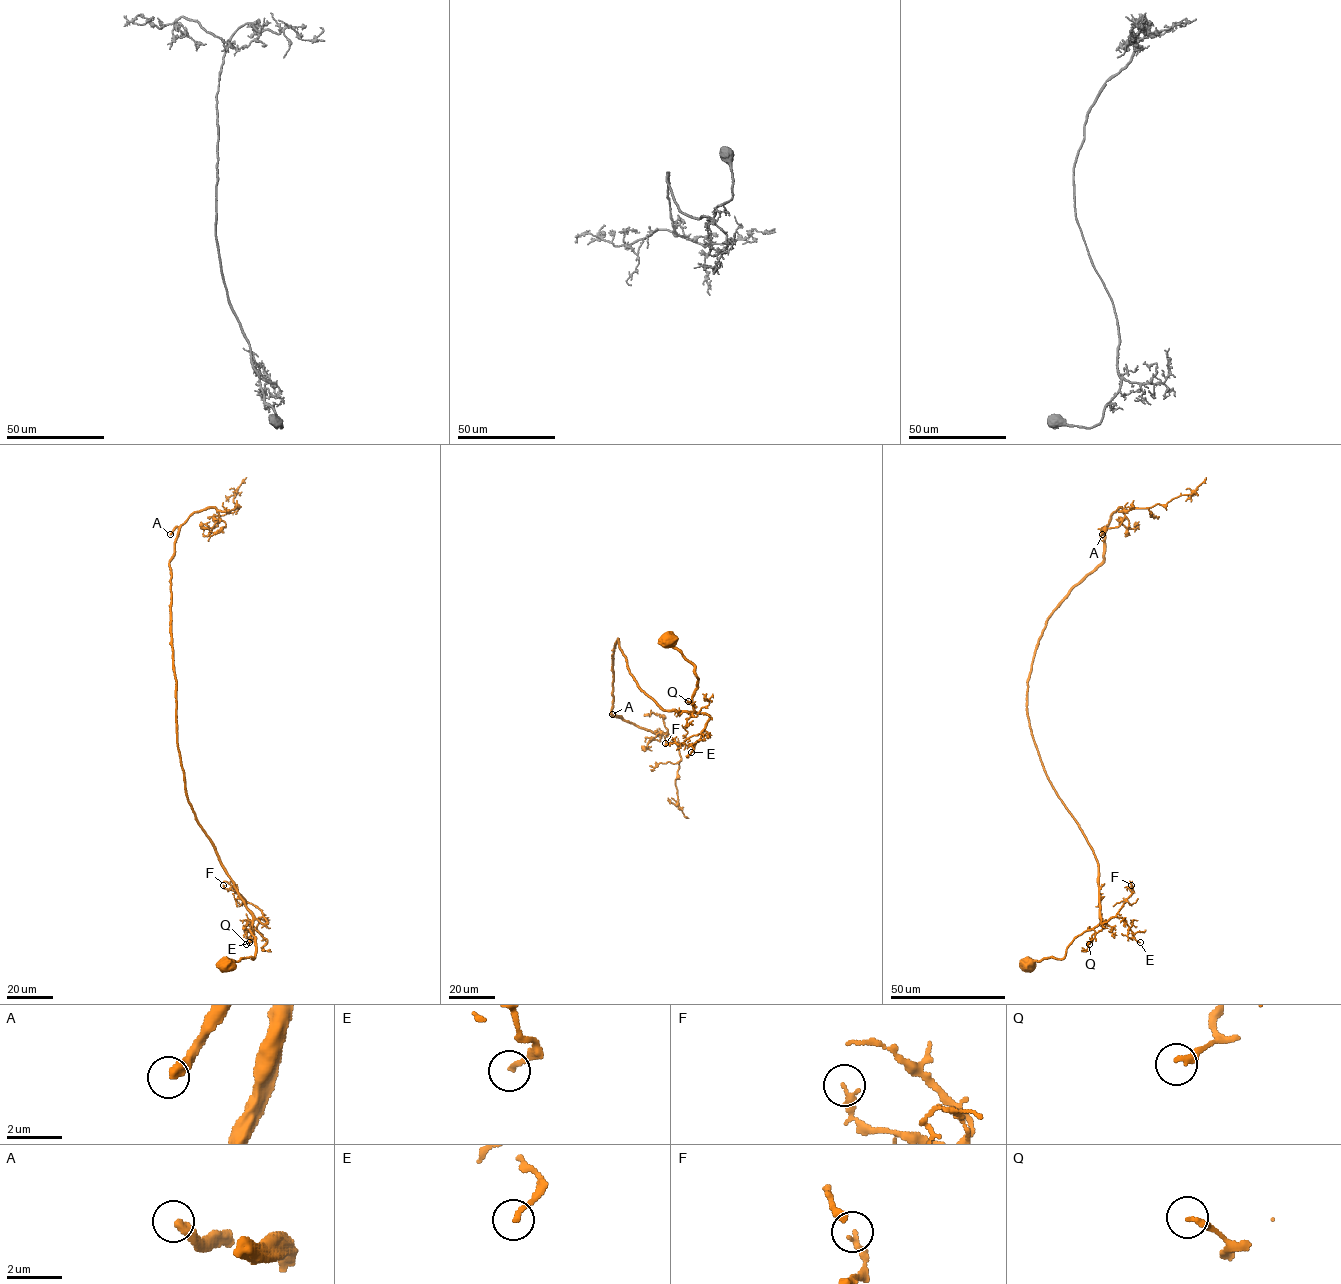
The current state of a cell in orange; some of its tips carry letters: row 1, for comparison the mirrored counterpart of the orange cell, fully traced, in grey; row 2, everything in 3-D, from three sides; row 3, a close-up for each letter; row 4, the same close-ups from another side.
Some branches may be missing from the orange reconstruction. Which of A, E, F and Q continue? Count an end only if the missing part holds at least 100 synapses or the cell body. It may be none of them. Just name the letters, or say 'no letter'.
A

